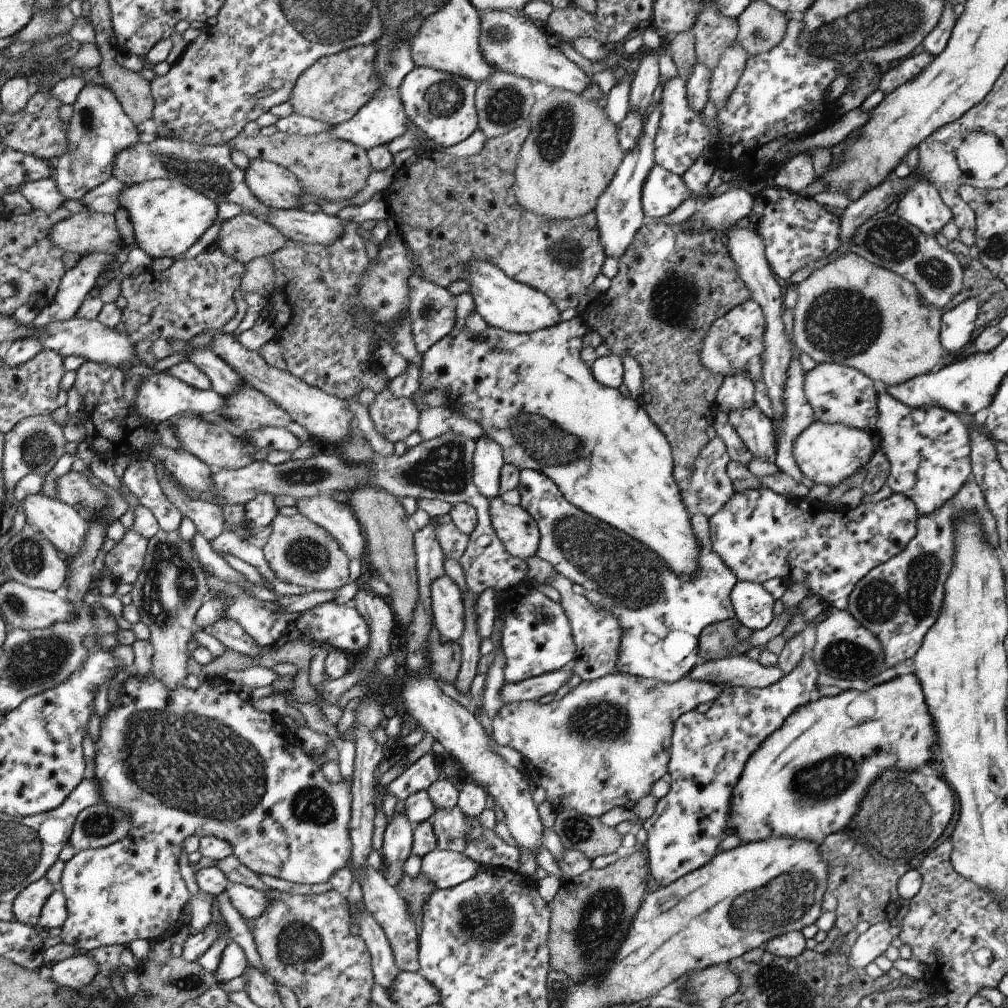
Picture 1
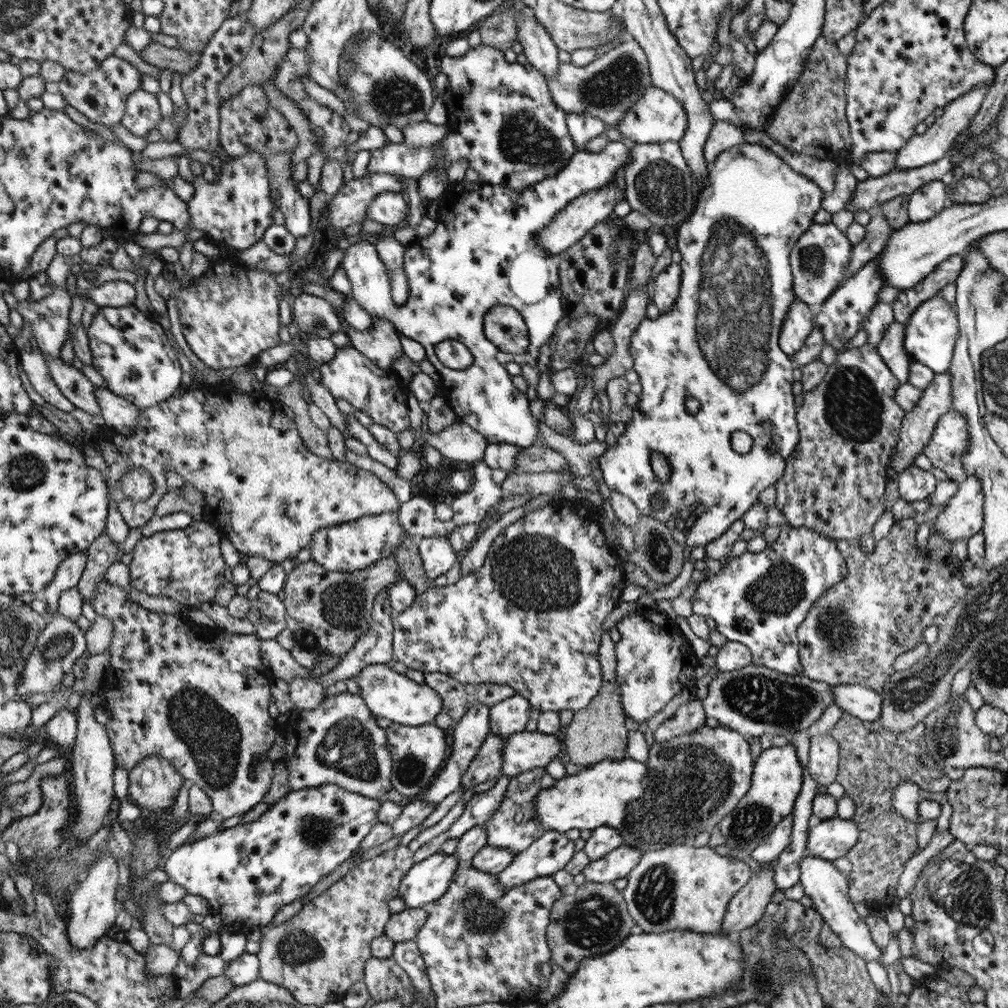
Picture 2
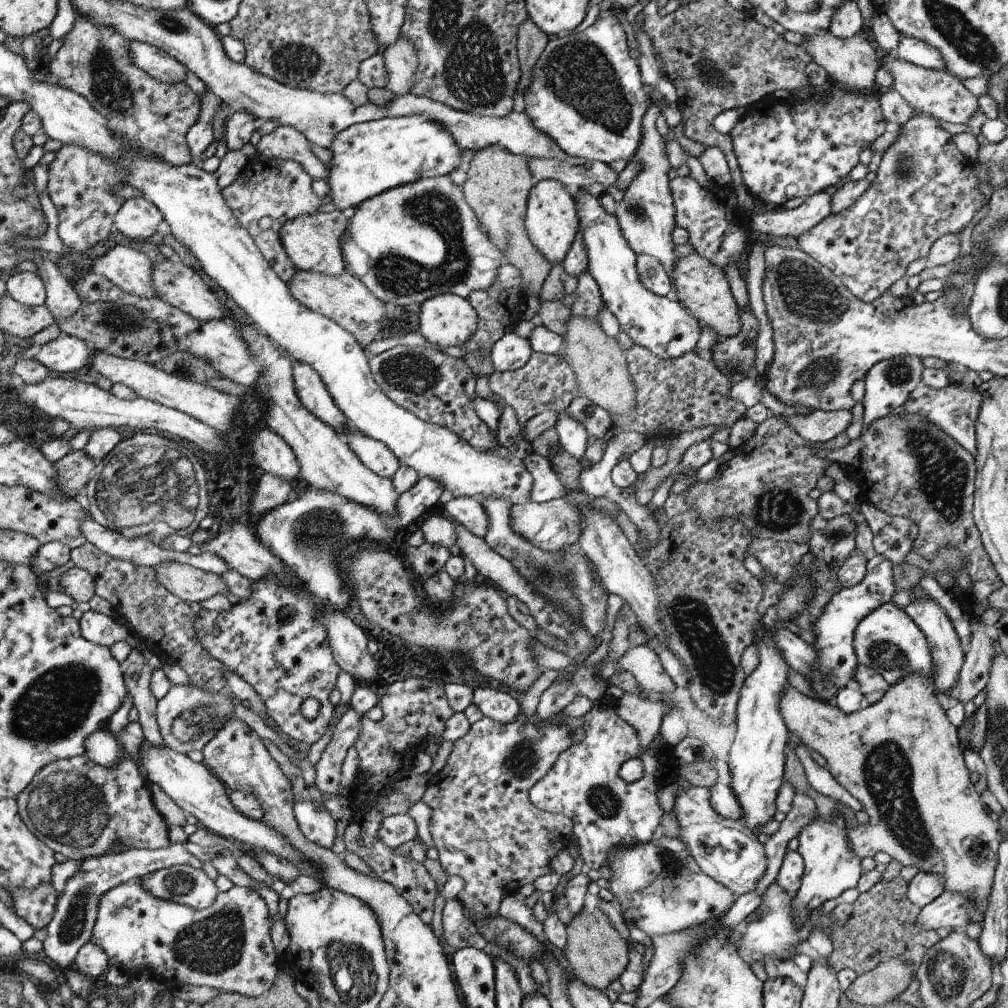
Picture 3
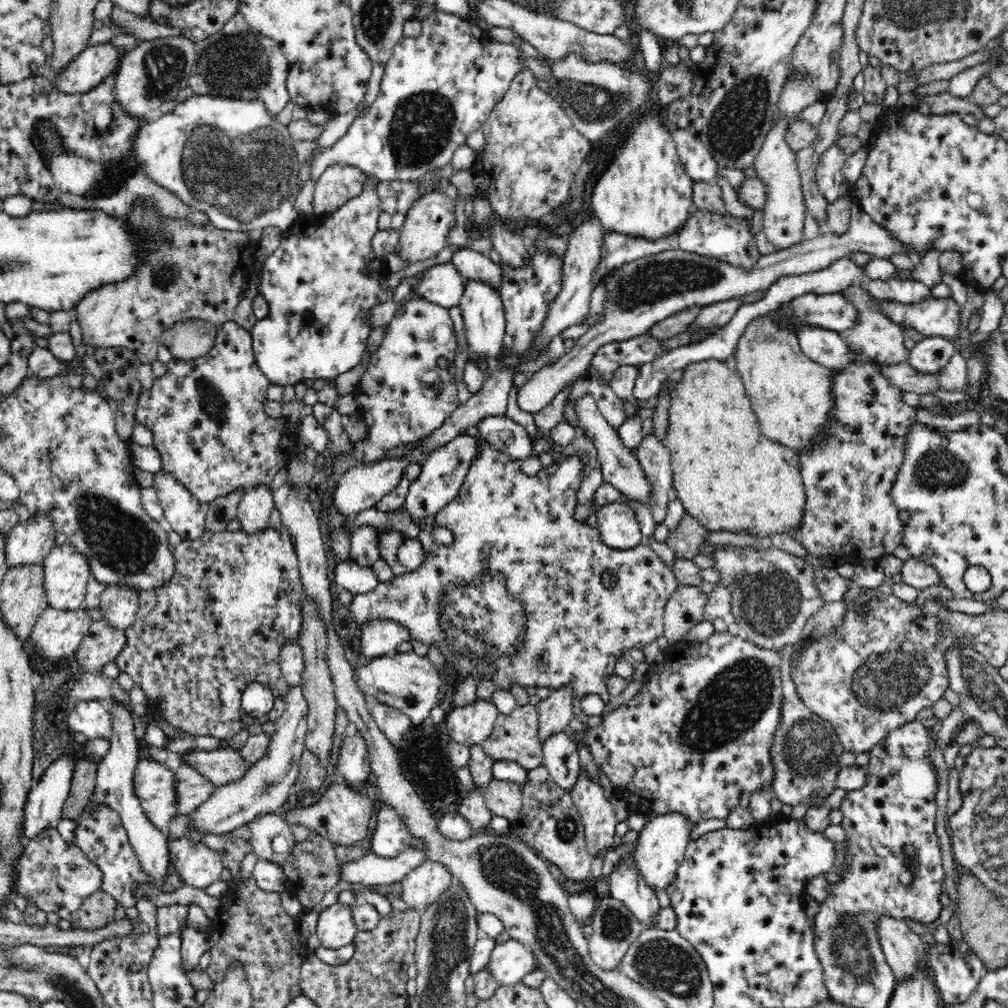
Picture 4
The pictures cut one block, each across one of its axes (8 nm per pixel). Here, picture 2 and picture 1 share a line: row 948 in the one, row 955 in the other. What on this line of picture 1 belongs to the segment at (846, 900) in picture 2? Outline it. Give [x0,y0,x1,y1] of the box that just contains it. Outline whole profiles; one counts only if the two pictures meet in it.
[844,920,900,969]

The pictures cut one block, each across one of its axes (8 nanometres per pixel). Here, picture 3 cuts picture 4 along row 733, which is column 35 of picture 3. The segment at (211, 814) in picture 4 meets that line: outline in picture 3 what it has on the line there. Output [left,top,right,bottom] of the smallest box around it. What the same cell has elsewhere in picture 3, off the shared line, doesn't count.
[6,272,46,306]

